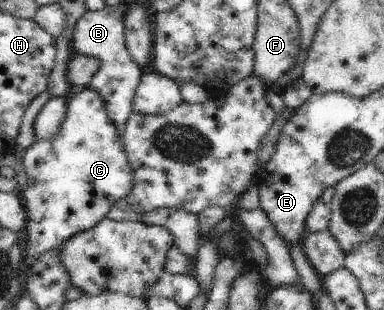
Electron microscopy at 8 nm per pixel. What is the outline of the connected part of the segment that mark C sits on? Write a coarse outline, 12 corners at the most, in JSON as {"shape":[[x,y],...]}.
{"shape":[[69,97],[54,139],[34,140],[26,270],[92,229],[134,171],[104,99]]}

